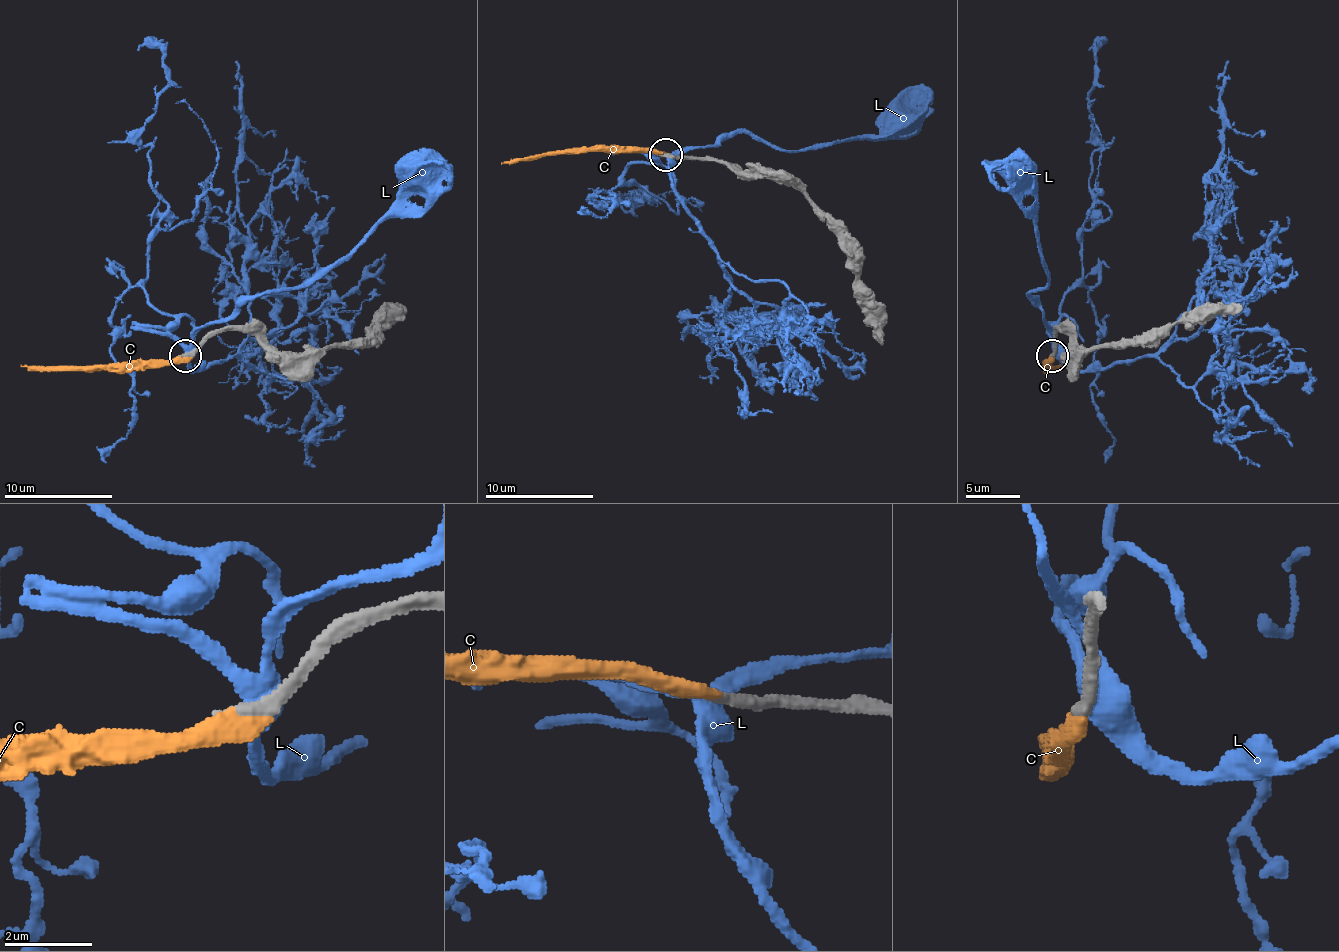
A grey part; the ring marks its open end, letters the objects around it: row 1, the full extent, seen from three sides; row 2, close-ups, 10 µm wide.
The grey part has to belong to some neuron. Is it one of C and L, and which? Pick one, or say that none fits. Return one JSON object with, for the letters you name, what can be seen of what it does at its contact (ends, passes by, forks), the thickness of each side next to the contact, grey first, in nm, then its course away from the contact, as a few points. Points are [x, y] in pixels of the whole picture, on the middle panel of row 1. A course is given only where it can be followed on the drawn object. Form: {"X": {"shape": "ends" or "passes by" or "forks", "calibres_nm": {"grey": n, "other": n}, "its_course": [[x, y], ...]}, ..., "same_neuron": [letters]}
{"C": {"shape": "ends", "calibres_nm": {"grey": 340, "other": 550}, "its_course": [[667, 155], [648, 150], [575, 150], [543, 153], [502, 163]]}, "same_neuron": ["C"]}

